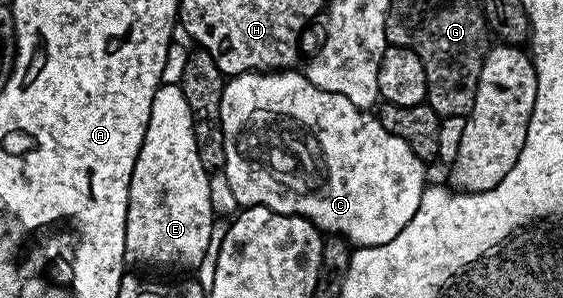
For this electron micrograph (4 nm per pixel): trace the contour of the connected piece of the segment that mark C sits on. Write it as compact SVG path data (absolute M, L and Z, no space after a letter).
M296 71L243 72L231 77L225 83L220 103L220 125L226 142L226 162L222 171L226 182L230 182L230 190L234 194L237 205L244 208L262 206L274 210L278 214L301 216L310 221L315 228L319 228L321 233L328 236L340 236L343 240L347 240L349 245L356 248L382 246L386 242L398 238L398 234L402 234L402 230L410 222L410 218L414 218L422 200L426 187L425 161L417 158L414 150L410 150L410 146L406 146L406 142L402 142L402 138L390 134L390 130L386 130L386 126L382 126L382 122L371 111L354 106L354 102L350 102L350 98L346 98L342 94L334 94L330 90L322 90L318 86L314 86L308 81L308 77L303 71Z

